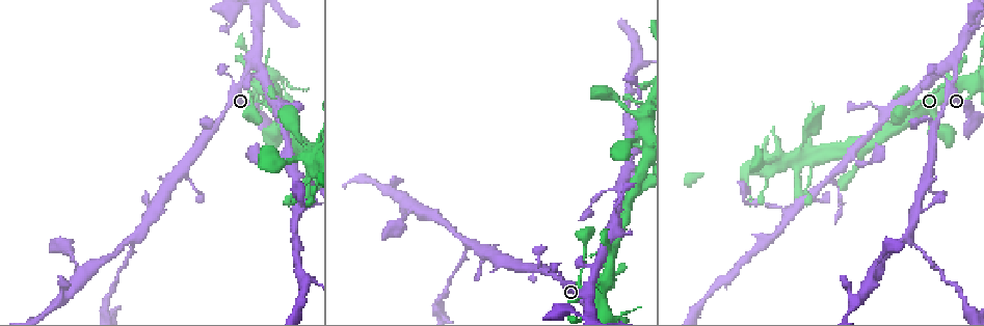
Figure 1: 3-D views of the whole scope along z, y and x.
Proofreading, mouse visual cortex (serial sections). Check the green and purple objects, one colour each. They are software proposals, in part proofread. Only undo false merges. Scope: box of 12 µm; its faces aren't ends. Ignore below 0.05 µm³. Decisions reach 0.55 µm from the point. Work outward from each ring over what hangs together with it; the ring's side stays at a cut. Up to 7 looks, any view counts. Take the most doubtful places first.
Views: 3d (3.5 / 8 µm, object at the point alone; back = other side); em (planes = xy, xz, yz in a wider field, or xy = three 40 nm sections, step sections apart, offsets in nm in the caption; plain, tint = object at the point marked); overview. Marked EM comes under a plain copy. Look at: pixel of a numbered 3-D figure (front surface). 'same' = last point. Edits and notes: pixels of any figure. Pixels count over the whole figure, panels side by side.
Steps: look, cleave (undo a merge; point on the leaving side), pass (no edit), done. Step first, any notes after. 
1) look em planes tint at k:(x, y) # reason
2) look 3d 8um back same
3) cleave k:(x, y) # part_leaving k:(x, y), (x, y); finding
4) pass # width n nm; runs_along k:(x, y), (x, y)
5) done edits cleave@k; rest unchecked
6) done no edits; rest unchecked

look 3d 8um at 1:(134, 237) # thick turns thin

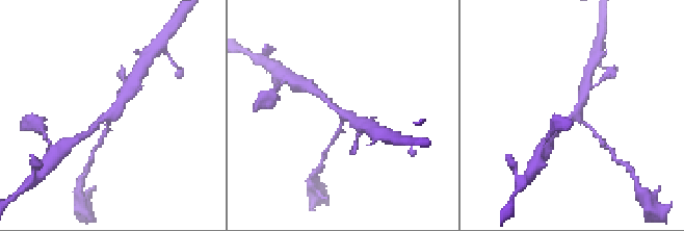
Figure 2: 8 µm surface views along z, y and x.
look em xy step 2 tint at 2:(574, 115) # arms 3; arm_widths 150, 150, 300 nm

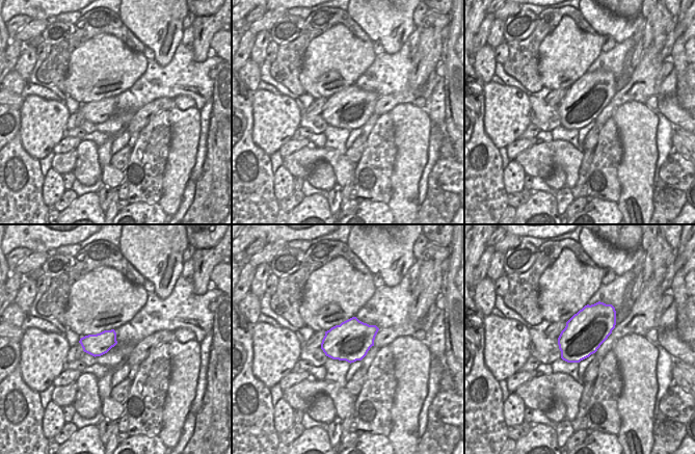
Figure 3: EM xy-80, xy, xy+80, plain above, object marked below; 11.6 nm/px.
pass # continuous, no second cell

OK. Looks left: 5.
look 3d 8um at 1:(584, 289) # three-way junction

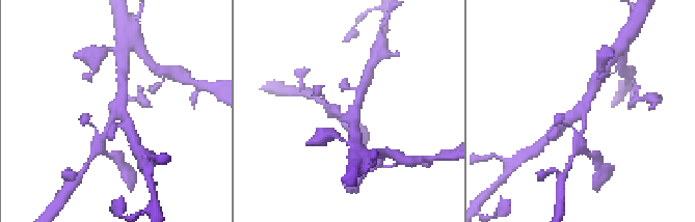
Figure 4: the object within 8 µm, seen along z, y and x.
look 3d 3.5um at 4:(115, 114)

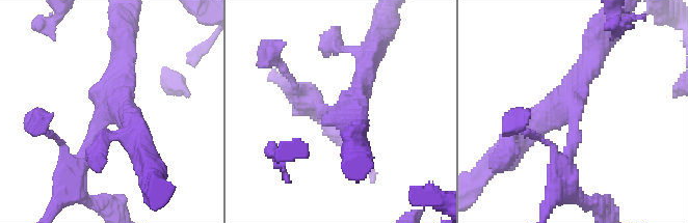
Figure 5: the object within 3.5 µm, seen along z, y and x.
look em xy step 5 tint at 5:(109, 109) # arms 3; arm_widths 200, 300, 350 nm

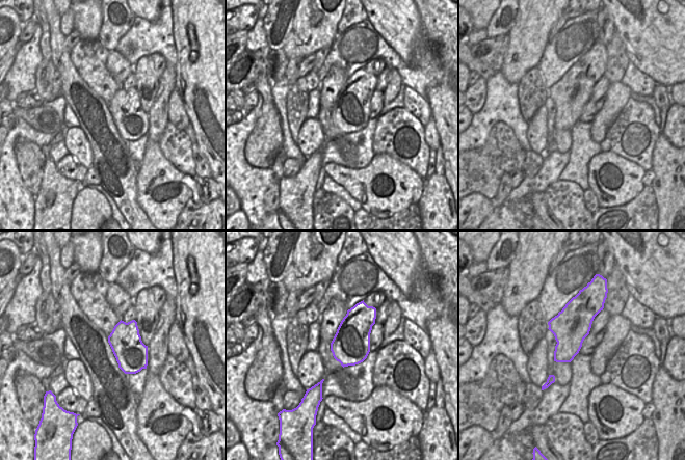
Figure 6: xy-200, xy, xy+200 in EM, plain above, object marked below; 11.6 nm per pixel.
pass # runs_along 5:(312, 100), (324, 112), (353, 100), (369, 54); one cell here

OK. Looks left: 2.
look 3d 3.5um at 1:(631, 166) # three arms meet

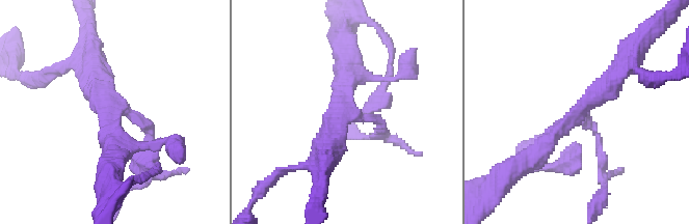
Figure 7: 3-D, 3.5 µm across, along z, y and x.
look em xy step 2 tint at 7:(342, 109) # arms 3; arm_widths 100, 250, 350 nm

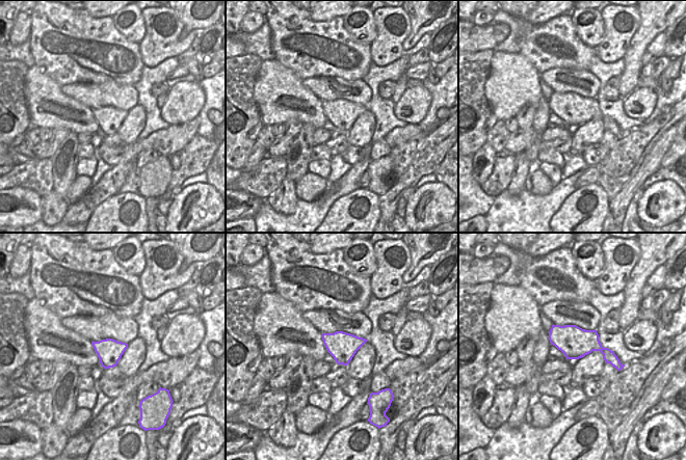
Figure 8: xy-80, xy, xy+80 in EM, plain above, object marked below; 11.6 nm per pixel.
cleave 7:(599, 143) # a second cell is stuck on

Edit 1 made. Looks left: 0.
done edits cleave@7; rest unchecked

